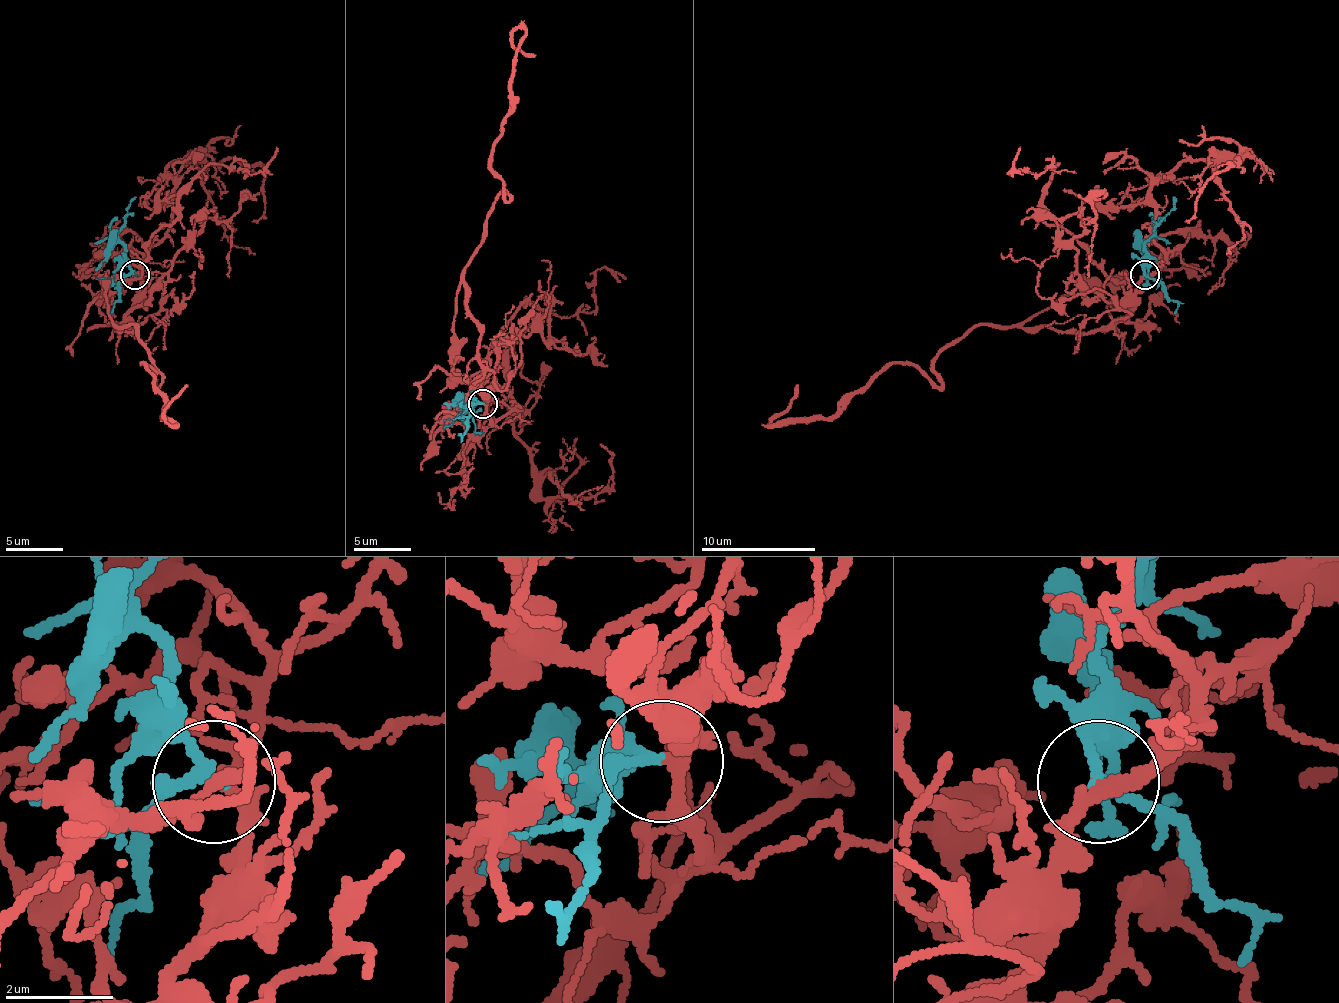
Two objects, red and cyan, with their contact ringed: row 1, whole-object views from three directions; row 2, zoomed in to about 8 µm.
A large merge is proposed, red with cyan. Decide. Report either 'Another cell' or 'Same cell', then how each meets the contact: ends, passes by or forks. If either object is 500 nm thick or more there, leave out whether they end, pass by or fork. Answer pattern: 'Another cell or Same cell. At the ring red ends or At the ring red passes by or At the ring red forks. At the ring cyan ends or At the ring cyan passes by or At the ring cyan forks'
Same cell. At the ring red passes by. At the ring cyan passes by

